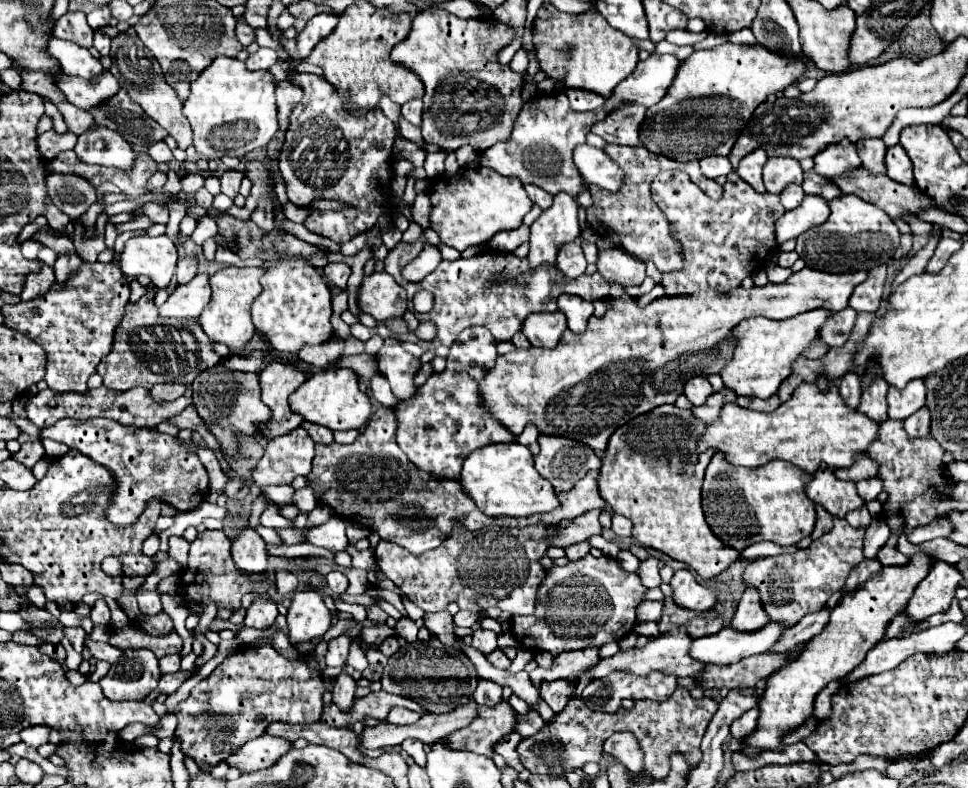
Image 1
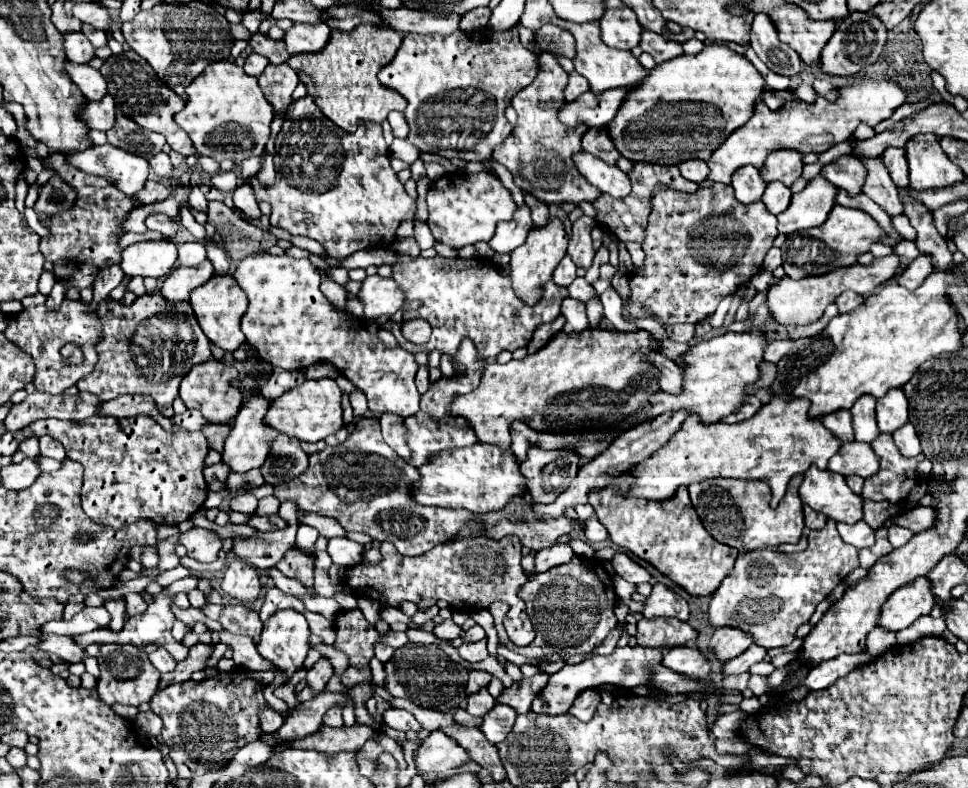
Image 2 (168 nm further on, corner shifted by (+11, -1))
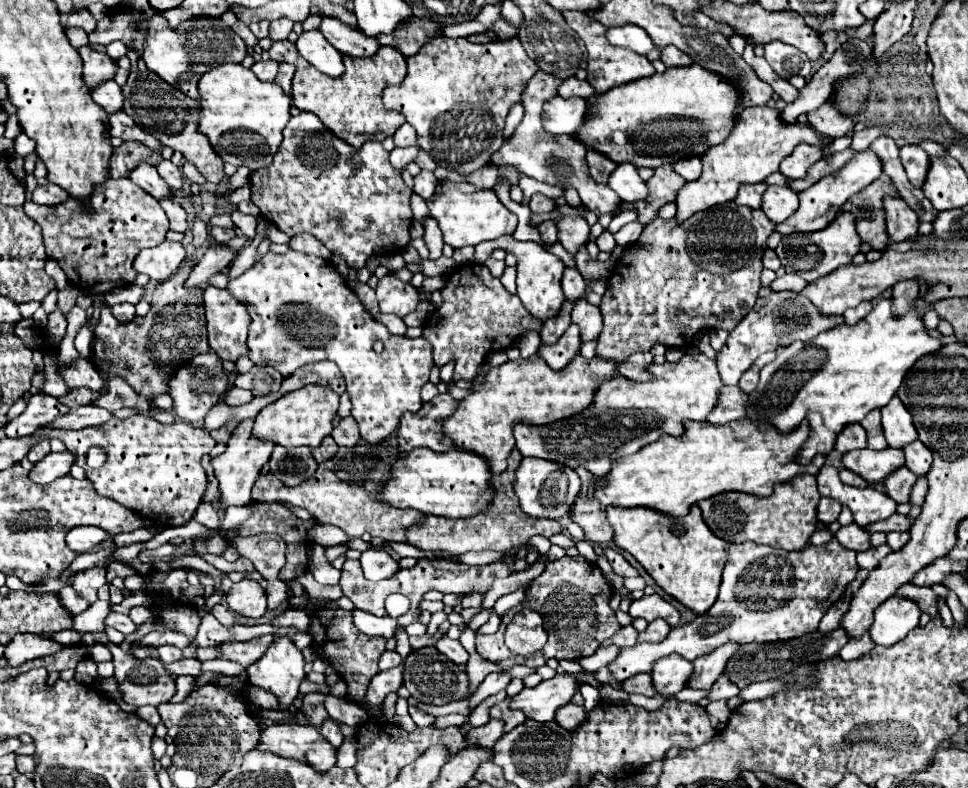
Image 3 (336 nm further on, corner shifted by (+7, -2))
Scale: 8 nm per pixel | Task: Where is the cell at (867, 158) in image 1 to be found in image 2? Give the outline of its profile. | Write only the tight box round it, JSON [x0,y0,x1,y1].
[862,159,902,217]

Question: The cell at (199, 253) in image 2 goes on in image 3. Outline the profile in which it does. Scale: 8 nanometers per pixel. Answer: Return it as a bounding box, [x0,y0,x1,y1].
[192,220,208,250]

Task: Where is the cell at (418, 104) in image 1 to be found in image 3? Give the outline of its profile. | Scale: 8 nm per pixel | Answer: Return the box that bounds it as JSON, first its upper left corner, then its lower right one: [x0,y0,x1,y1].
[394,124,416,146]

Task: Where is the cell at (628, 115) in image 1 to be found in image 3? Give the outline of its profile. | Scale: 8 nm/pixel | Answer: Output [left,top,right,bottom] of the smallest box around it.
[586,148,618,182]

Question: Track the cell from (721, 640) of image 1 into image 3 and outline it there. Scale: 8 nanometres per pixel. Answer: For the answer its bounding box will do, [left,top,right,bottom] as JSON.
[652,654,694,696]

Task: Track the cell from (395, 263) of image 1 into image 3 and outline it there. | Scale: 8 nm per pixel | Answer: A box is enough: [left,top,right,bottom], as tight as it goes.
[422,264,542,381]

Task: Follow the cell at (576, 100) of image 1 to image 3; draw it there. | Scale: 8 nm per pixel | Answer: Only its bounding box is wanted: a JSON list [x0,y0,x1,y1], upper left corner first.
[558,78,594,96]

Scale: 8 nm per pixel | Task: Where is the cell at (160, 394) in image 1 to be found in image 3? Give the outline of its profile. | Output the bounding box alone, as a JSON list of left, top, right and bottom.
[50,406,114,428]

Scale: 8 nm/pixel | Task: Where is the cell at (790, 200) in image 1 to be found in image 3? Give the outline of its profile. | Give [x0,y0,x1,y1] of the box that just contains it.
[762,186,798,224]

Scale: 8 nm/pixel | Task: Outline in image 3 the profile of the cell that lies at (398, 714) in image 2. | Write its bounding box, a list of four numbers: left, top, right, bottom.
[410,704,434,728]

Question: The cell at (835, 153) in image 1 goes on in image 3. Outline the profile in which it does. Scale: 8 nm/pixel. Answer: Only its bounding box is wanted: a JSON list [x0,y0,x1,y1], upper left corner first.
[842,174,898,250]

